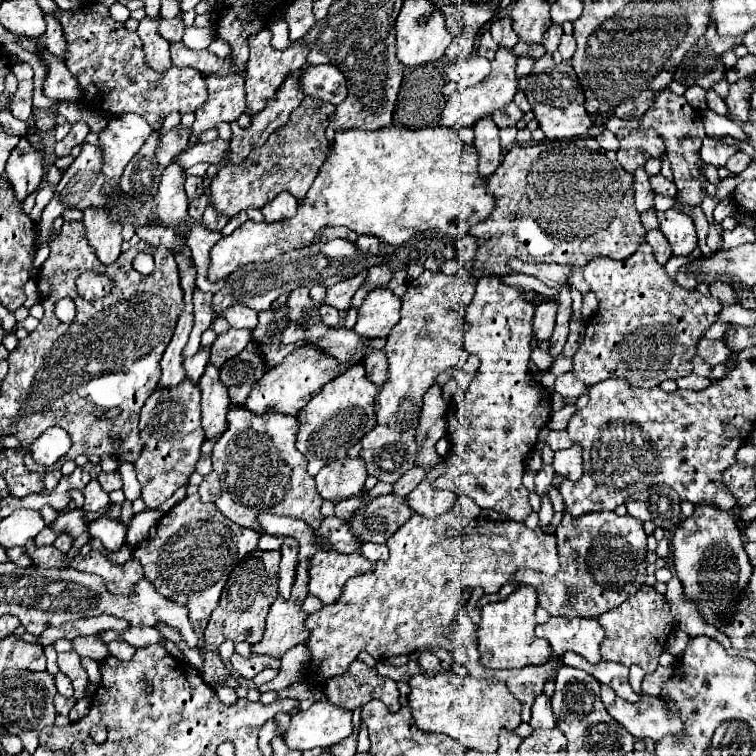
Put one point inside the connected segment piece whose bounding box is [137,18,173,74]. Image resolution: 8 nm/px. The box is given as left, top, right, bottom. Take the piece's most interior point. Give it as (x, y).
(156, 48)

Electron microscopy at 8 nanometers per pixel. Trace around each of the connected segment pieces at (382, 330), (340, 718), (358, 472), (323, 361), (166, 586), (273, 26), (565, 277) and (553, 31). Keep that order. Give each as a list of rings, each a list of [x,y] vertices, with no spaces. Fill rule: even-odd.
[[[375,288],[359,308],[355,332],[363,338],[387,338],[391,328],[401,320],[401,298],[389,288]]]
[[[319,700],[309,710],[301,710],[291,716],[285,744],[295,750],[309,750],[315,746],[329,748],[351,734],[353,712],[327,700]]]
[[[343,458],[323,466],[315,476],[315,481],[321,498],[341,502],[361,494],[365,478],[367,474],[361,458]]]
[[[313,346],[297,348],[295,352],[287,354],[277,368],[271,368],[269,372],[263,374],[263,378],[251,388],[243,408],[257,416],[267,412],[297,416],[297,412],[323,388],[323,384],[331,380],[335,370],[337,370],[337,360],[325,354],[323,350],[317,350]]]
[[[187,496],[173,506],[155,526],[155,536],[135,546],[133,556],[141,562],[145,578],[165,598],[189,608],[191,622],[209,618],[219,606],[221,592],[233,568],[253,550],[259,536],[249,528],[237,528],[217,510],[215,504],[203,504],[199,496]]]
[[[277,19],[269,25],[269,30],[272,33],[271,45],[276,49],[285,49],[292,42],[288,38],[288,27],[284,20]]]
[[[509,260],[509,266],[513,272],[523,272],[527,276],[539,278],[547,286],[565,286],[569,284],[569,276],[573,272],[571,266],[561,266],[561,264],[525,264],[521,260]]]
[[[553,24],[547,32],[545,32],[545,36],[543,36],[543,46],[545,46],[545,50],[547,52],[555,52],[557,50],[557,46],[559,46],[559,40],[561,40],[561,34],[563,34],[563,28],[559,26],[559,24]]]

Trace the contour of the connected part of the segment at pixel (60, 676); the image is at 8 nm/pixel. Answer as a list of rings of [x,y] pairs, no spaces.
[[[57,672],[55,674],[55,688],[61,696],[73,696],[73,686],[71,686],[71,680],[63,674],[63,672]]]

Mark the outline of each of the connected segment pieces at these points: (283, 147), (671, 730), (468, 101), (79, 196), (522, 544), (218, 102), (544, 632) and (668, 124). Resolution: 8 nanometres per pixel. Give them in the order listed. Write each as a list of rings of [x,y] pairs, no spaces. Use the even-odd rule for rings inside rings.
[[[307,96],[303,104],[291,112],[289,122],[277,128],[263,146],[255,146],[253,152],[241,160],[241,164],[231,164],[217,172],[211,182],[211,206],[215,206],[221,214],[235,216],[247,208],[261,210],[281,192],[291,192],[297,200],[303,200],[327,158],[329,144],[325,138],[325,128],[333,120],[333,114],[333,104]]]
[[[641,696],[639,702],[629,704],[621,698],[615,698],[607,712],[635,738],[653,738],[655,742],[667,734],[681,736],[683,724],[677,720],[677,712],[667,710],[665,702],[655,696]]]
[[[499,46],[493,62],[491,62],[491,72],[489,76],[475,84],[475,86],[469,86],[467,90],[457,90],[449,100],[447,100],[447,106],[443,110],[443,116],[441,116],[441,126],[447,126],[447,128],[455,128],[455,126],[473,126],[481,116],[487,116],[491,114],[493,110],[499,110],[499,108],[505,108],[515,92],[517,92],[517,76],[515,76],[515,66],[517,66],[517,56],[511,54],[511,50],[507,50],[505,46]]]
[[[85,144],[81,154],[75,158],[75,162],[65,170],[61,182],[57,184],[57,192],[55,198],[49,202],[49,206],[43,210],[41,222],[39,222],[39,242],[47,242],[49,238],[49,230],[53,226],[53,220],[59,218],[63,214],[65,208],[77,208],[77,210],[85,210],[89,206],[95,208],[107,208],[109,200],[107,196],[101,192],[103,184],[105,184],[105,176],[101,174],[103,168],[103,156],[101,156],[101,148],[93,146],[93,144]]]
[[[451,510],[437,516],[437,518],[423,518],[419,514],[415,514],[409,522],[405,522],[387,542],[389,546],[389,560],[387,562],[381,562],[375,566],[375,572],[369,572],[365,576],[357,576],[353,580],[349,580],[349,584],[345,584],[345,592],[341,596],[341,600],[337,600],[337,604],[331,604],[331,606],[323,606],[319,612],[311,614],[307,618],[307,628],[311,630],[311,638],[307,642],[307,648],[311,652],[311,658],[309,658],[309,668],[307,668],[307,674],[305,674],[305,680],[311,684],[311,686],[317,686],[321,688],[321,684],[325,684],[329,678],[335,678],[335,676],[341,676],[349,670],[351,662],[357,658],[359,652],[367,650],[375,660],[387,660],[391,656],[399,656],[399,654],[413,654],[415,650],[419,648],[425,648],[425,646],[441,646],[445,650],[451,650],[455,648],[453,640],[451,640],[451,622],[455,618],[455,612],[459,608],[459,596],[461,596],[461,588],[463,586],[483,586],[487,594],[495,594],[501,590],[501,586],[509,580],[509,576],[513,572],[517,572],[519,568],[531,568],[531,570],[537,570],[537,572],[543,572],[543,574],[557,574],[559,572],[559,558],[557,558],[557,540],[555,536],[549,536],[545,534],[543,530],[531,530],[527,528],[525,524],[521,522],[513,522],[513,520],[507,520],[507,522],[491,522],[491,520],[483,520],[483,518],[457,518]]]
[[[239,74],[235,76],[207,76],[207,102],[197,108],[195,122],[193,122],[193,134],[189,140],[189,146],[195,146],[199,142],[199,136],[211,128],[215,128],[221,122],[233,122],[241,114],[247,112],[245,102],[245,88],[243,78]]]
[[[551,618],[547,624],[537,626],[535,634],[551,644],[551,650],[557,658],[561,658],[567,650],[571,650],[591,664],[601,662],[599,644],[605,634],[603,628],[597,624],[597,620]]]
[[[665,90],[657,96],[653,108],[649,108],[649,112],[645,112],[641,116],[641,126],[639,128],[657,128],[657,132],[661,132],[661,136],[665,136],[665,146],[667,146],[667,158],[671,162],[673,168],[673,176],[675,176],[675,184],[679,190],[679,202],[689,206],[689,208],[697,208],[701,206],[703,198],[705,198],[705,174],[703,174],[703,160],[699,158],[699,148],[701,142],[705,138],[705,128],[703,122],[699,118],[699,112],[693,110],[687,100],[671,90]]]

